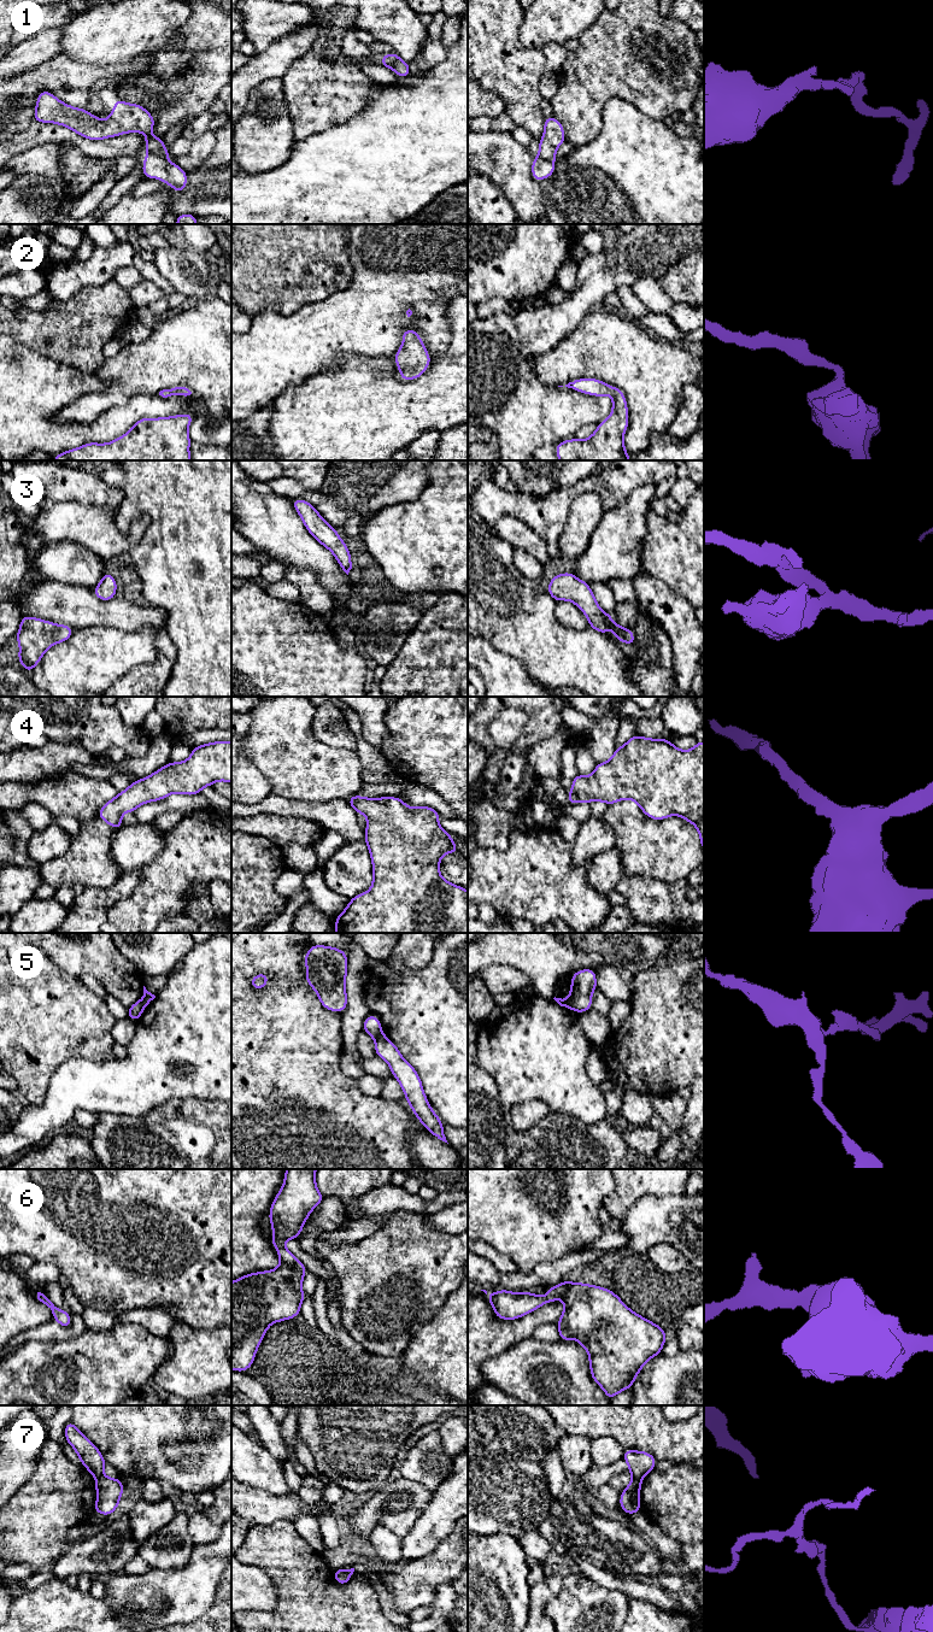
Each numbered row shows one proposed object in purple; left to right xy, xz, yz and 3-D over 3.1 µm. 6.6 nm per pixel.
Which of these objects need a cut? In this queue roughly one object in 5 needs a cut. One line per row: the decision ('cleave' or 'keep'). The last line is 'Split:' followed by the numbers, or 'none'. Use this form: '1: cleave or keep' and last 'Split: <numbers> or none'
1: cleave
2: keep
3: keep
4: keep
5: cleave
6: keep
7: cleave
Split: 1, 5, 7

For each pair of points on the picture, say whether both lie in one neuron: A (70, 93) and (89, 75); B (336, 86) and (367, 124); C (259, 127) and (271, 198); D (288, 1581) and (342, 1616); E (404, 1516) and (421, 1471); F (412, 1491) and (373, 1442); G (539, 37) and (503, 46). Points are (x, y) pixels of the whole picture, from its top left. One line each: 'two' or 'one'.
A: one
B: two
C: two
D: one
E: two
F: two
G: two

